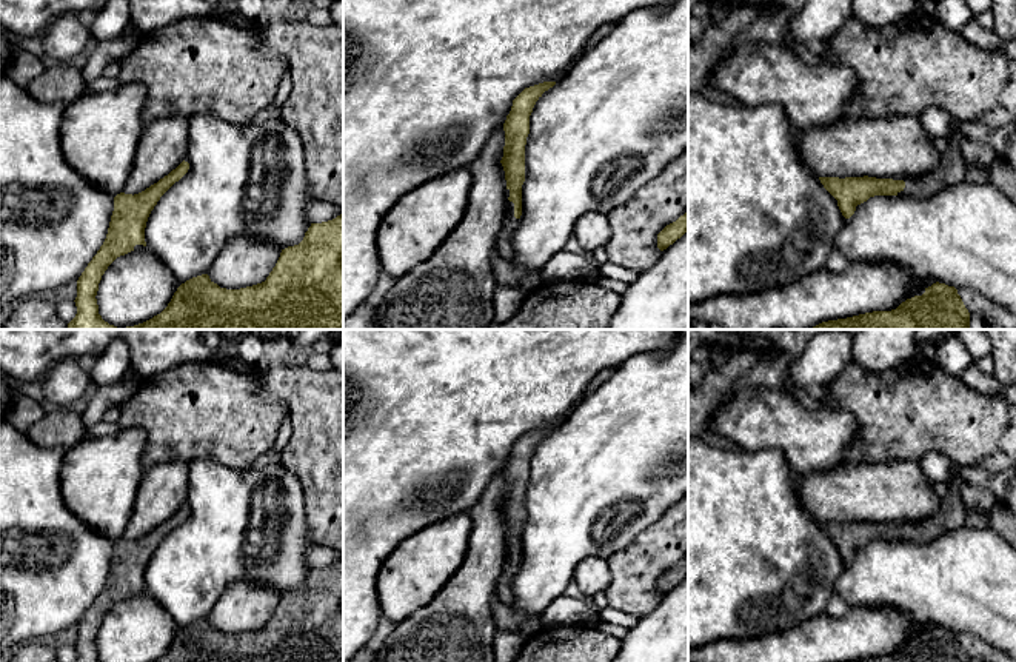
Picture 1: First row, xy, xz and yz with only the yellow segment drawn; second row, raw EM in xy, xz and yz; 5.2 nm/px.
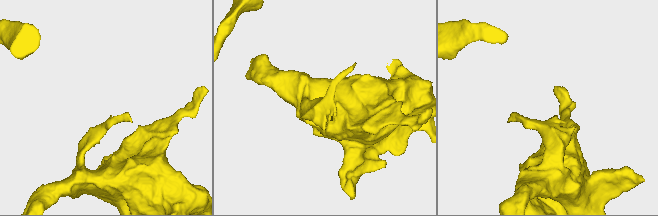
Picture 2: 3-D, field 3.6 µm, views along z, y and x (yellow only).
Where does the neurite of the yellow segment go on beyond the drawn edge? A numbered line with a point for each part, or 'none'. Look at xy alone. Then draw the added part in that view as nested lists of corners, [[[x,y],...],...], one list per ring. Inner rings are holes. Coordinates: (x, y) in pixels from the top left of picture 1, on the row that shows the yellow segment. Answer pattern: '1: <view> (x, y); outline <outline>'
none

